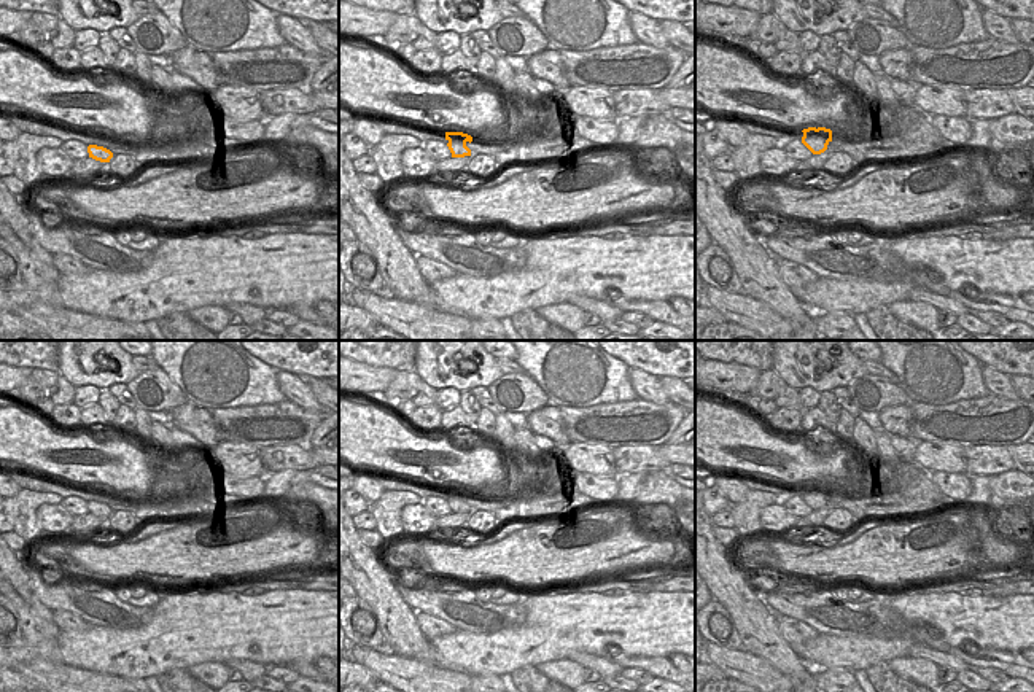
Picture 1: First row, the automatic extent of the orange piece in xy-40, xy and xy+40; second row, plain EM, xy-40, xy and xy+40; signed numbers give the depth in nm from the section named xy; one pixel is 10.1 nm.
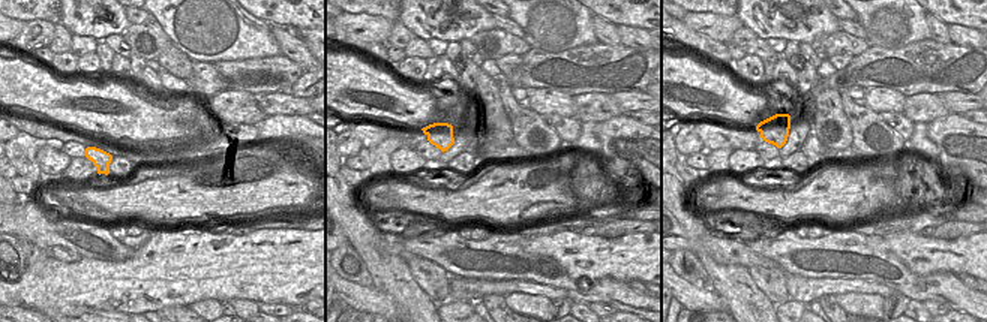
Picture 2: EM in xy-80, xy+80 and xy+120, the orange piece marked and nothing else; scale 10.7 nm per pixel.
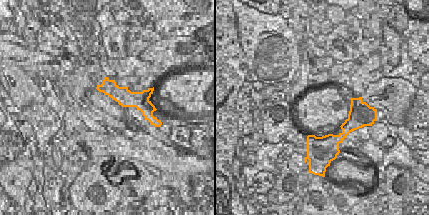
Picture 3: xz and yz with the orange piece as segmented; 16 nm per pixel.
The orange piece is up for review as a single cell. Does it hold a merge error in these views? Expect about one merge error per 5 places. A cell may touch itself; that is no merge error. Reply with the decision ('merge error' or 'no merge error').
no merge error

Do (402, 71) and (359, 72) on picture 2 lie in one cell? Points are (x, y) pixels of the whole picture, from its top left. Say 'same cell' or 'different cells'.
different cells

